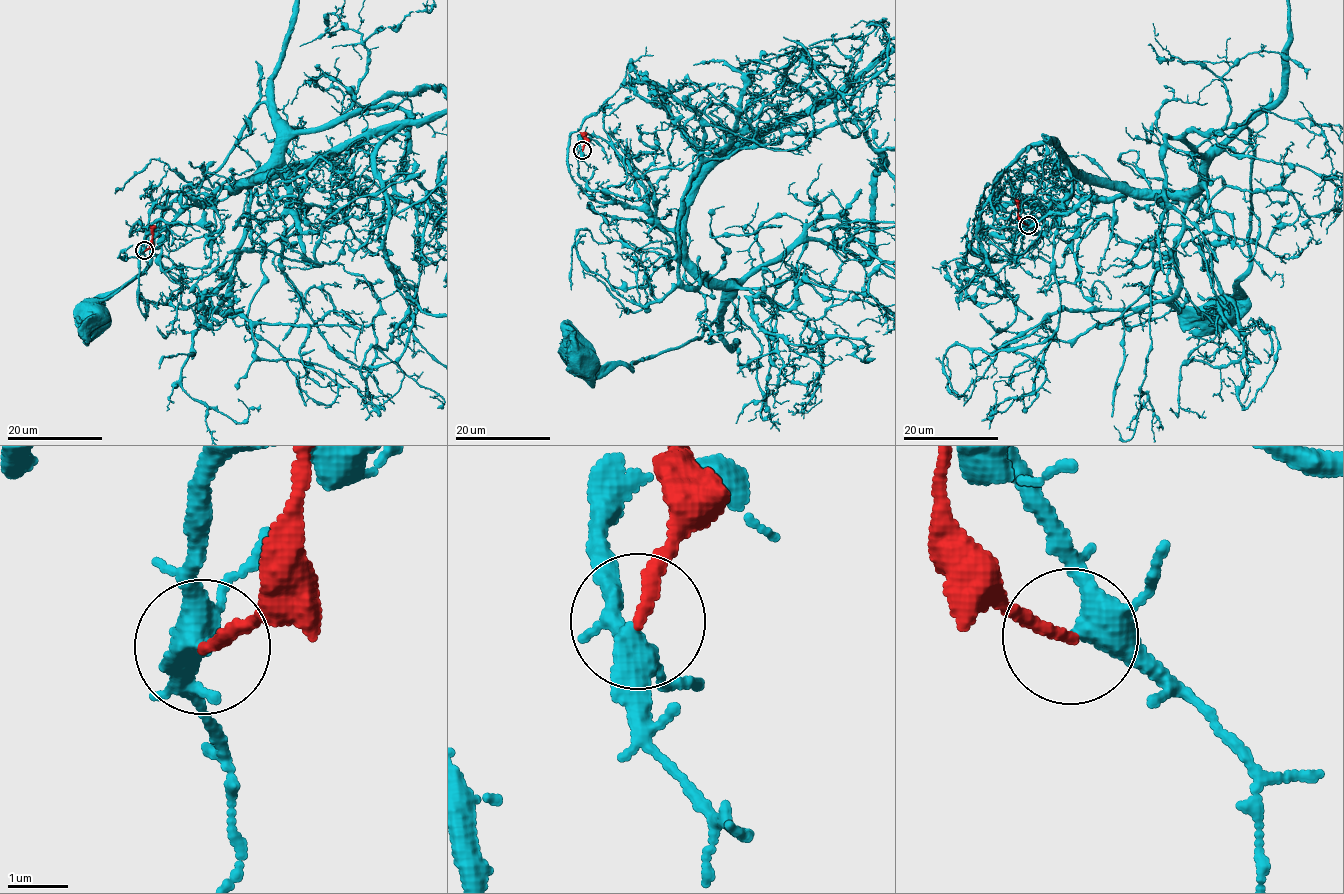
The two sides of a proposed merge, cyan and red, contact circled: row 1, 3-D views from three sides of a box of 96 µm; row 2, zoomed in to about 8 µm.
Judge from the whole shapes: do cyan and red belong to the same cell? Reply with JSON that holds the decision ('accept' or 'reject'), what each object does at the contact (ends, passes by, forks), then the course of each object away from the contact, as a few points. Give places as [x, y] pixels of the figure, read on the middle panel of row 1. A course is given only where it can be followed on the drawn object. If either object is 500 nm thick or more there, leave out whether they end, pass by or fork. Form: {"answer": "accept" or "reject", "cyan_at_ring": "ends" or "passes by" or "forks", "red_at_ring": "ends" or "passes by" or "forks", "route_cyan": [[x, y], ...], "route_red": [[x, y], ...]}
{"answer": "reject", "cyan_at_ring": "forks", "red_at_ring": "ends", "route_cyan": [[582, 151], [585, 133], [608, 145], [647, 211], [726, 287], [700, 338], [629, 370], [580, 354]], "route_red": [[582, 151], [586, 138], [579, 132]]}

